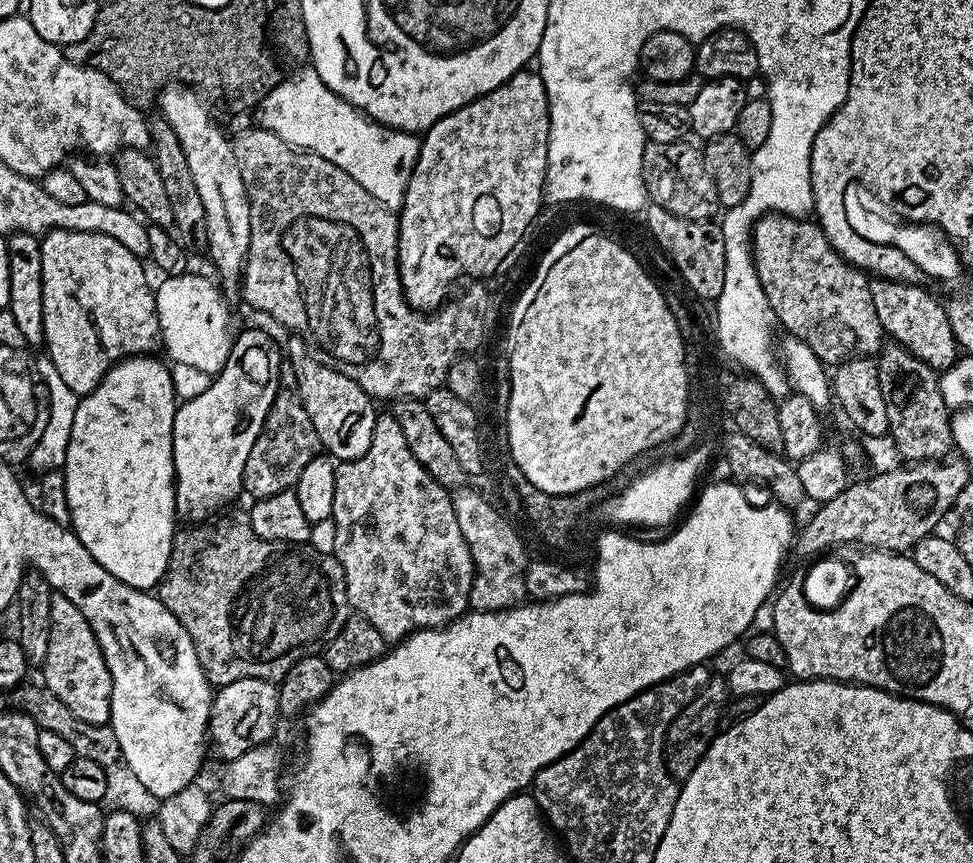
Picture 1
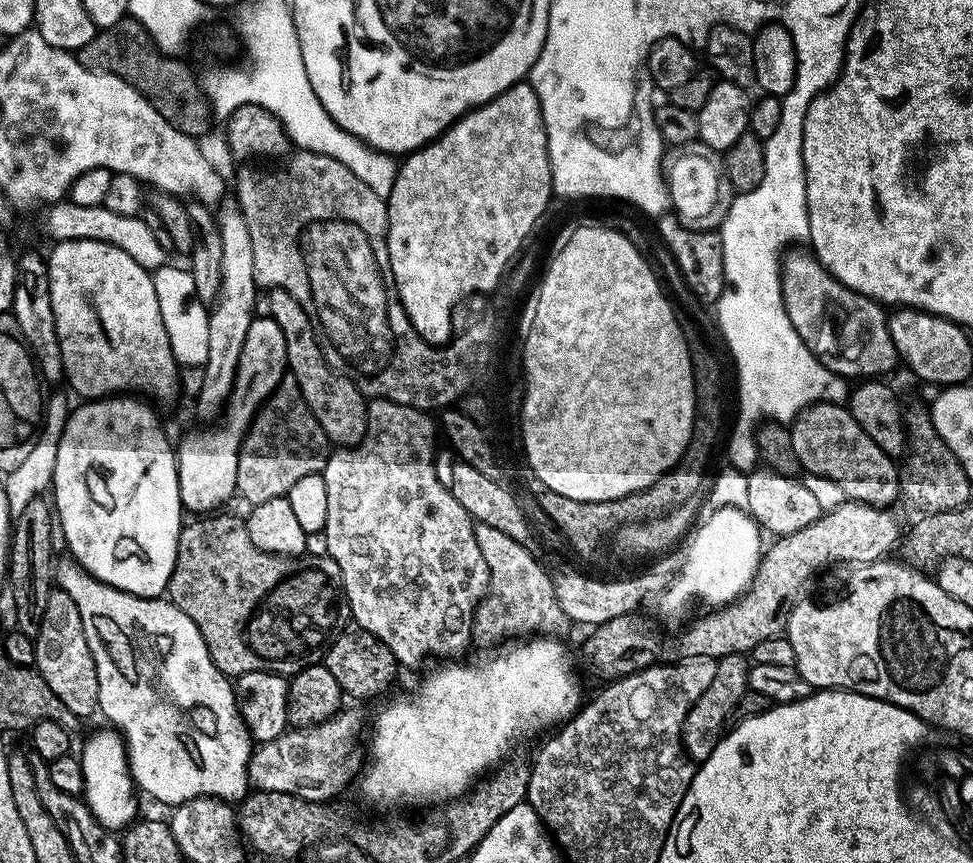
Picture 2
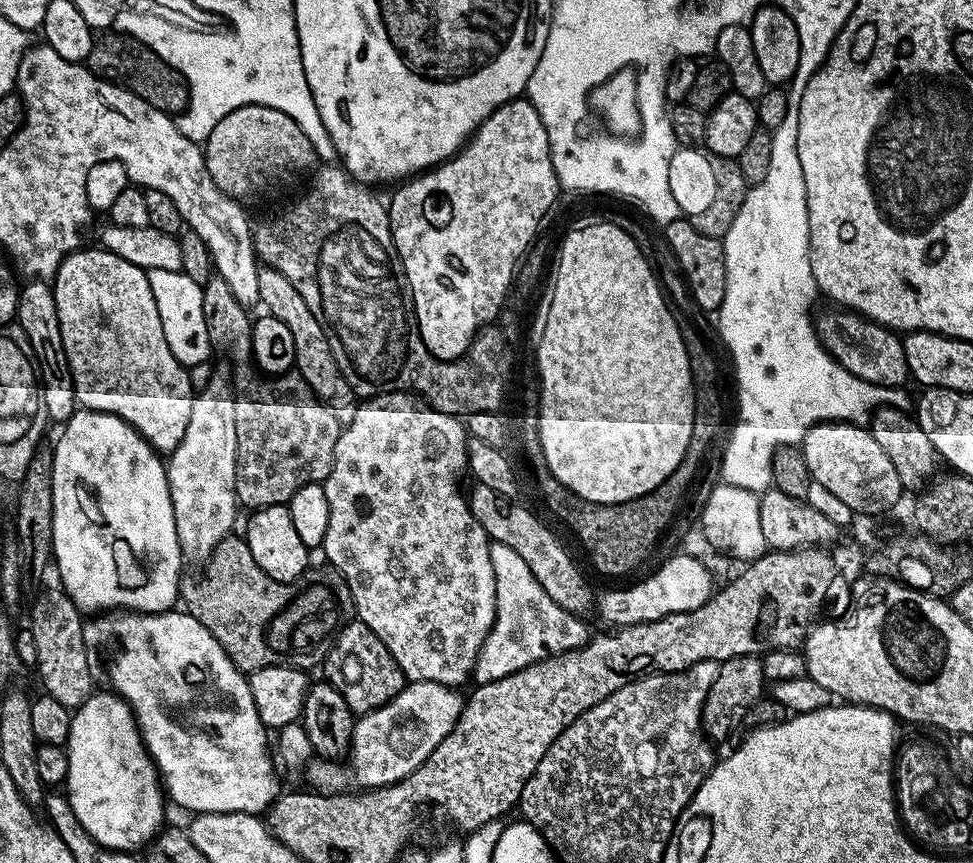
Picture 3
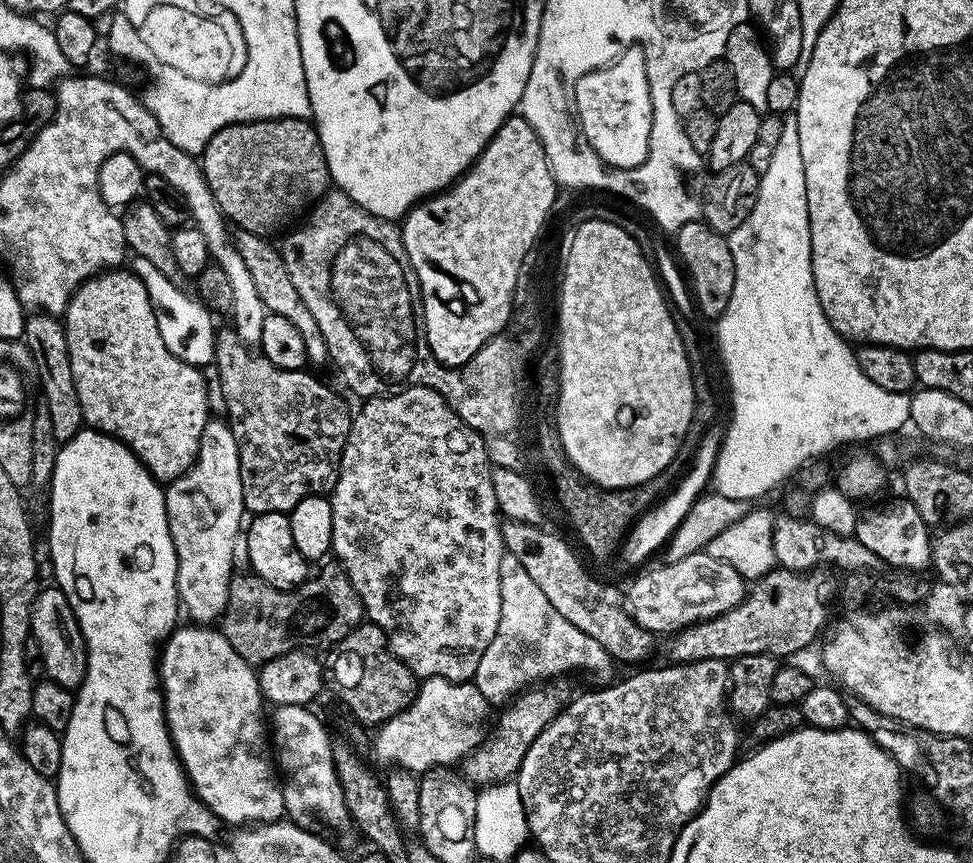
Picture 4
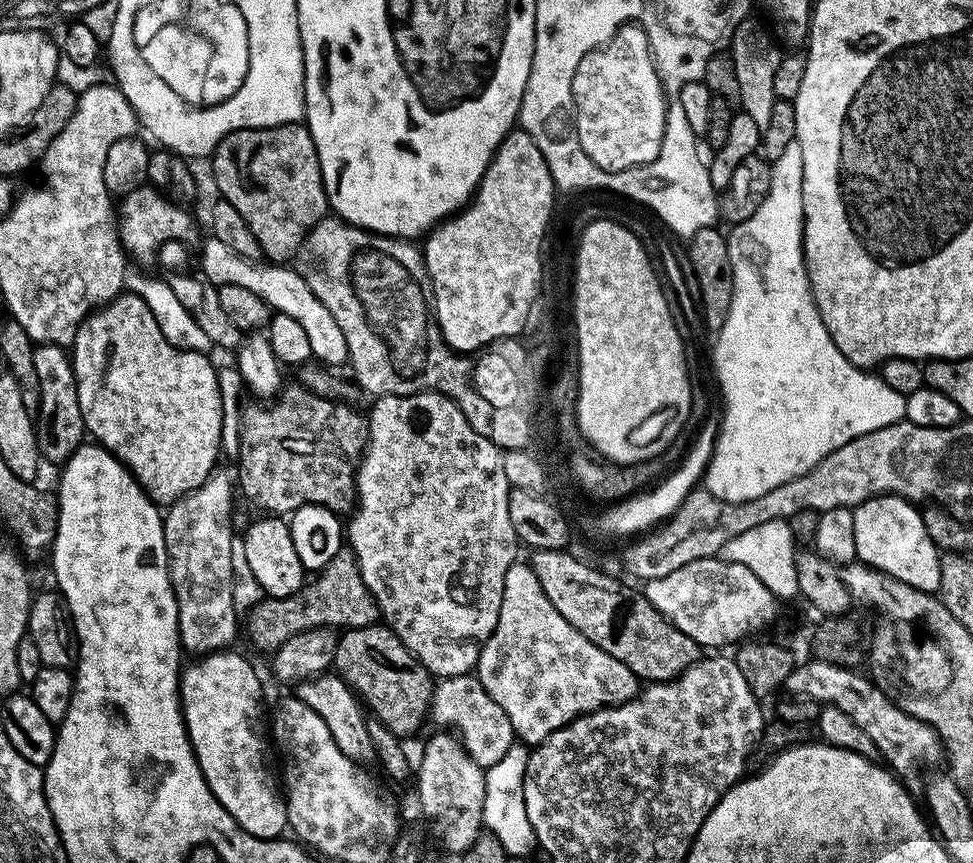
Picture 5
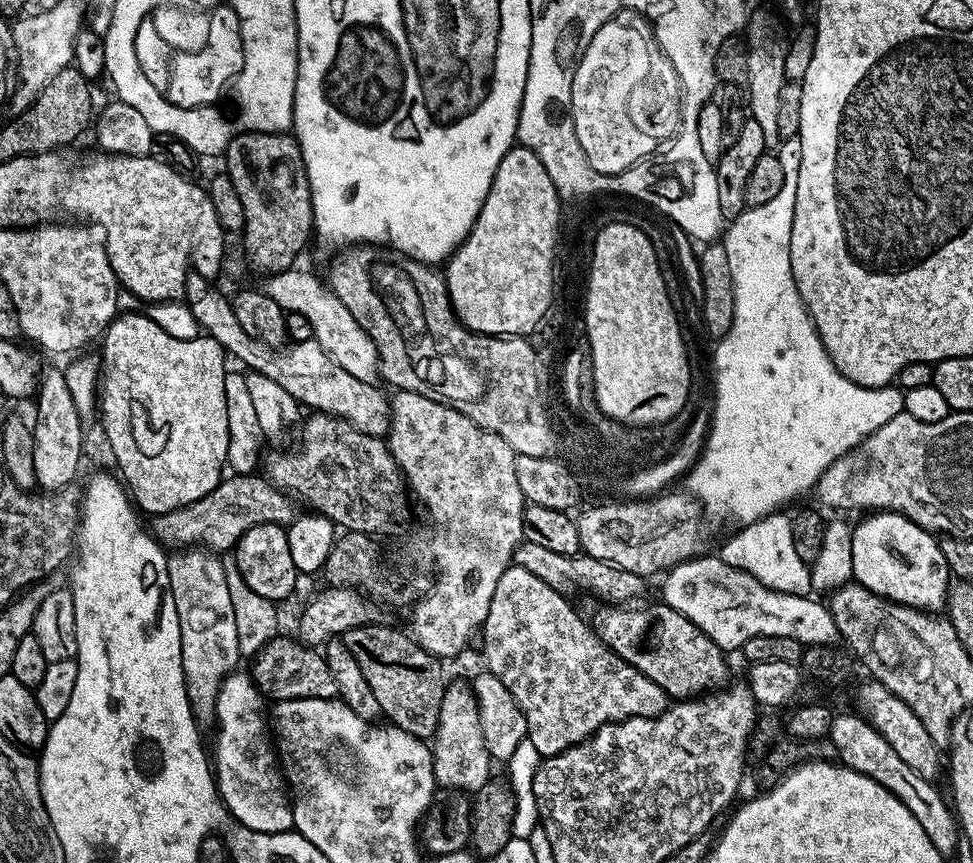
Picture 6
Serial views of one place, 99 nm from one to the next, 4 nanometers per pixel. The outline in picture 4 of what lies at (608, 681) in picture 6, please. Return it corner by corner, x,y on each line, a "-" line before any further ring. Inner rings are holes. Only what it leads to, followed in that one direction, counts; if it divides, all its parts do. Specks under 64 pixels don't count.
507,554
502,558
500,589
502,590
502,614
498,622
498,630
494,638
490,638
490,646
486,646
474,677
476,689
488,699
489,705
507,705
521,690
527,690
541,682
552,682
557,678
564,678
567,672
589,672
592,676
611,674
614,667
612,655
602,650
602,646
598,646
598,642
590,638
590,634
582,634
578,626
566,622
566,618
562,618
562,614
558,614
558,610
550,606
546,594
542,594
542,589
534,583
534,578
526,574
518,558

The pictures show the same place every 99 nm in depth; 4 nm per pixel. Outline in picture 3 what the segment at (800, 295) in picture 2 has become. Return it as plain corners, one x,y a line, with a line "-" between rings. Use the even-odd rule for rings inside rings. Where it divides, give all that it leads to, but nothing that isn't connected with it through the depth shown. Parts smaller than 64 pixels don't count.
832,310
815,317
814,327
824,348
850,374
875,384
878,388
904,388
909,383
906,366
906,350
903,339
890,328
884,328
872,320
851,310

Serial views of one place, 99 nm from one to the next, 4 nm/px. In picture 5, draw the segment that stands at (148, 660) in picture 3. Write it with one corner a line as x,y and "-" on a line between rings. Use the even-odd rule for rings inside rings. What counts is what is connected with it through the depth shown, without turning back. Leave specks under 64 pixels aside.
221,650
219,652
210,652
207,656
197,659
197,664
192,664
183,669
180,678
180,708
184,711
184,725
188,731
188,737
192,743
194,754
198,758
198,766
202,770
202,774
208,783
208,790
213,792
216,800
222,804
225,813
231,819
236,820
250,834
254,834
263,840
274,840
285,835
288,828
288,806
286,803
285,793
282,791
281,781
272,773
272,764
268,761
268,752
264,749
264,736
266,740
266,712
264,716
264,708
260,705
260,676
252,669
252,664
244,656
239,656
233,650

